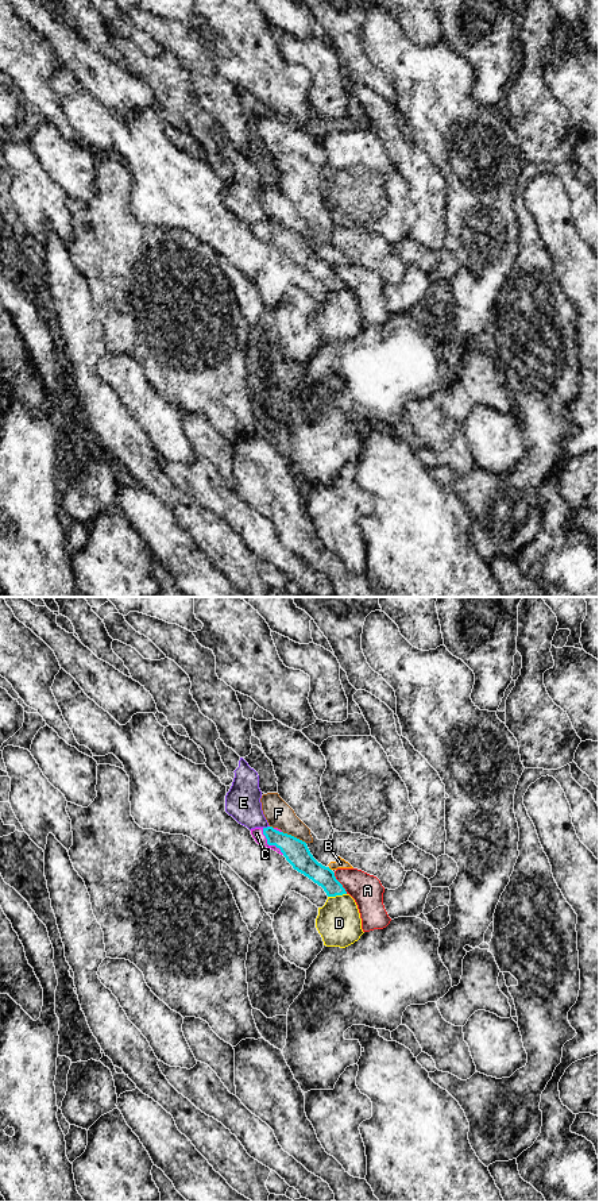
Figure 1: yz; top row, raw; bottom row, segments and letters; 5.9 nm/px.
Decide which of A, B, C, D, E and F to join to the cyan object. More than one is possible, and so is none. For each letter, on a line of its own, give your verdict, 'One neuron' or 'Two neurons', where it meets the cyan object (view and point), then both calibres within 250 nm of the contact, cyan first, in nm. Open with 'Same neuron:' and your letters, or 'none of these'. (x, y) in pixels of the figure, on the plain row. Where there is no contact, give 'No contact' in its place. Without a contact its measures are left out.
Same neuron: none of these
A: Two neurons. Touches cyan at yz (340, 278). Thickness 120 nm (cyan) against 190 nm
B: Two neurons. Touches cyan at yz (329, 264). Thickness 150 nm (cyan) against 60 nm
C: Two neurons. Touches cyan at yz (269, 239). Thickness 150 nm (cyan) against 70 nm
D: Two neurons. Touches cyan at yz (336, 289). Thickness 120 nm (cyan) against 260 nm
E: Two neurons. Touches cyan at yz (265, 223). Thickness 150 nm (cyan) against 200 nm
F: Two neurons. Touches cyan at yz (293, 231). Thickness 150 nm (cyan) against 160 nm

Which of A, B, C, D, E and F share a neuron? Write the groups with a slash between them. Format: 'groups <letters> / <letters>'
groups A C / B F / D / E

